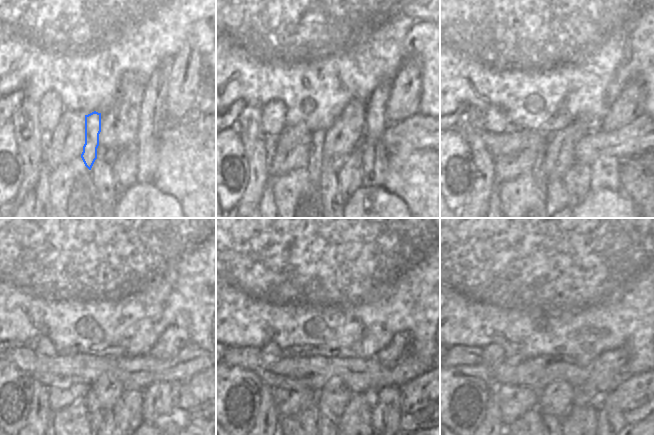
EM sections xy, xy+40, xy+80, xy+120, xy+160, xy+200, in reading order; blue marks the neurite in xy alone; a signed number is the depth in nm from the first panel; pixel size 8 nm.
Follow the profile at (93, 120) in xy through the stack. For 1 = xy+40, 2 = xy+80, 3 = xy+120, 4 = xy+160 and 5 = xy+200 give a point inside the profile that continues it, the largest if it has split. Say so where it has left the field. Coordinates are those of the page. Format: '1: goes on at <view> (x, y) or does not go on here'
1: goes on at xy+40 (317, 137)
2: goes on at xy+80 (538, 169)
3: goes on at xy+120 (95, 412)
4: goes on at xy+160 (322, 421)
5: goes on at xy+200 (549, 421)

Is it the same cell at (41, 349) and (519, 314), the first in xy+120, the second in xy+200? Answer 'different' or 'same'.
different

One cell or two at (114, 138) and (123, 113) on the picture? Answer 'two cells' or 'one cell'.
one cell

